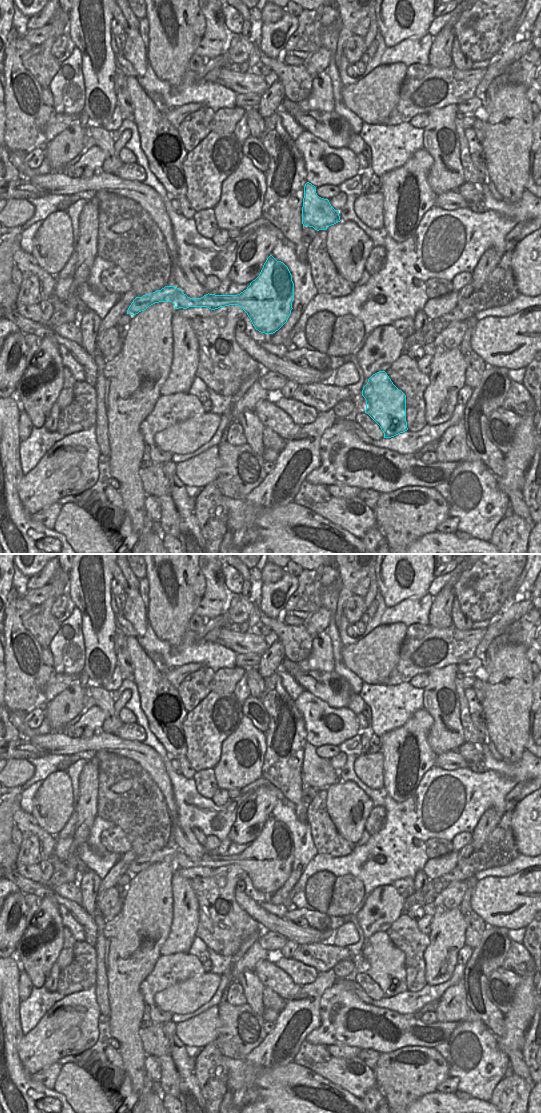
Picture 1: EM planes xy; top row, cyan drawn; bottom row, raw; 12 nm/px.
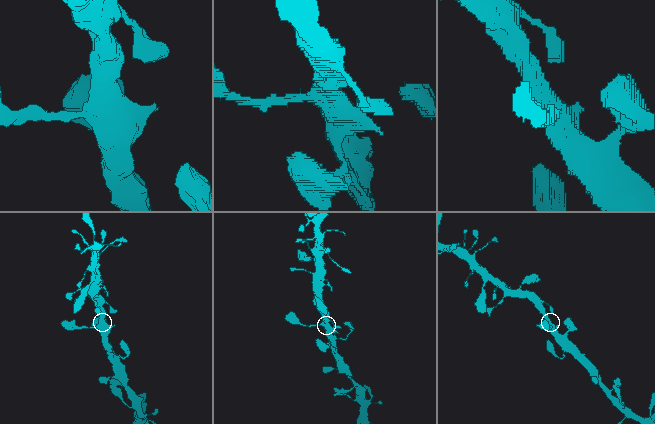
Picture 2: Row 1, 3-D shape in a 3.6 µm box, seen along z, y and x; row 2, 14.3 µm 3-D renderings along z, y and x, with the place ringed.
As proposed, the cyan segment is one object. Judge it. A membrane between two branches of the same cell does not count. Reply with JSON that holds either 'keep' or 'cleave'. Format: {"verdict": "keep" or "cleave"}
{"verdict": "keep"}

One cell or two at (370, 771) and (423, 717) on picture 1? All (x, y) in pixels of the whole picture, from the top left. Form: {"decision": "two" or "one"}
{"decision": "two"}

